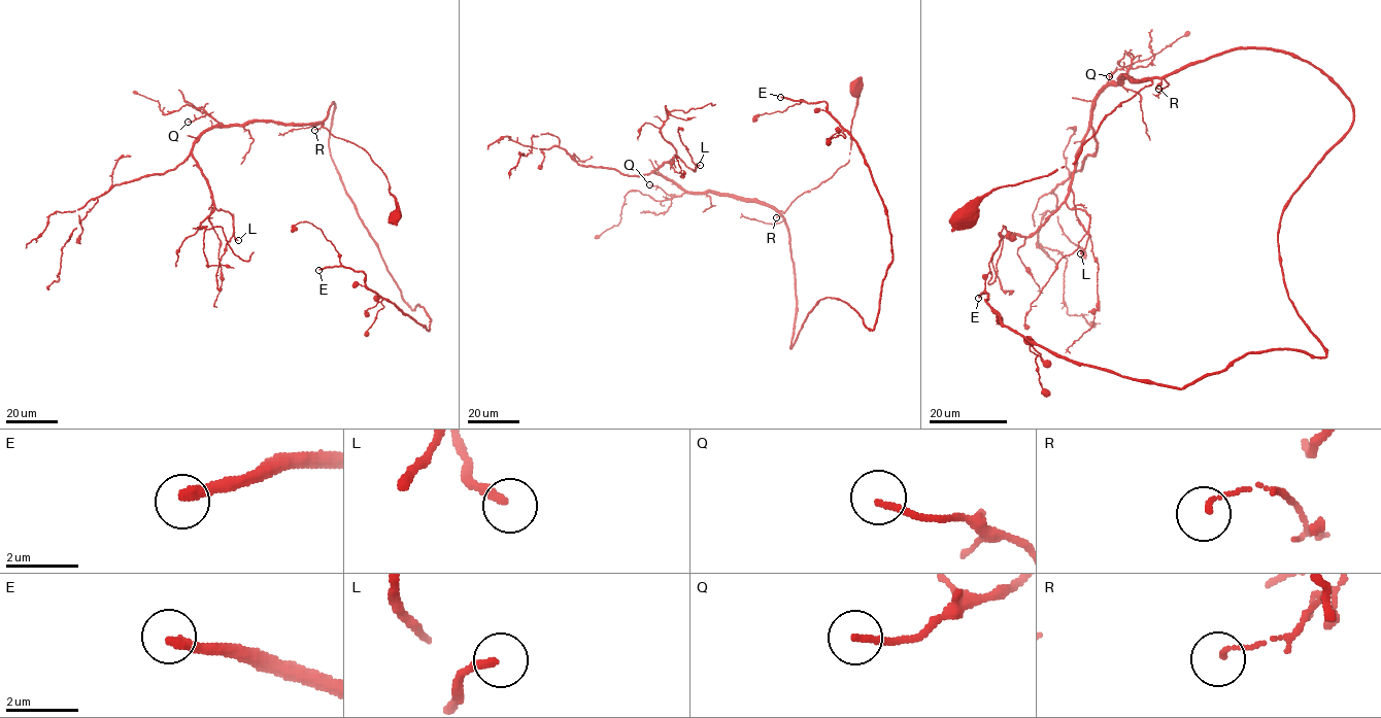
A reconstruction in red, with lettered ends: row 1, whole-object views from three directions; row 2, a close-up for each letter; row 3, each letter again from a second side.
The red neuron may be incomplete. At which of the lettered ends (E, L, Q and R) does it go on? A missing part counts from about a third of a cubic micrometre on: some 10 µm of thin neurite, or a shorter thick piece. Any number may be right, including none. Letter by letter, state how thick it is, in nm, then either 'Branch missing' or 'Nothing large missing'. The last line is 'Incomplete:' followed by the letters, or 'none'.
E: Thickness 300 nm. Nothing large missing
L: Thickness 240 nm. Nothing large missing
Q: Thickness 160 nm. Nothing large missing
R: Thickness 100 nm. Nothing large missing
Incomplete: none

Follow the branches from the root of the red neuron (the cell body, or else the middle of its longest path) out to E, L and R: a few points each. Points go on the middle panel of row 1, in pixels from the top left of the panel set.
E: (855, 89), (848, 161), (780, 211), (790, 347), (824, 298), (873, 330), (893, 248), (856, 141), (780, 97)
L: (855, 89), (848, 161), (784, 213), (684, 192), (653, 171), (675, 155), (694, 171), (700, 165)
R: (855, 89), (857, 105), (848, 161), (827, 180), (800, 194), (784, 213), (780, 211), (785, 218), (776, 217)

